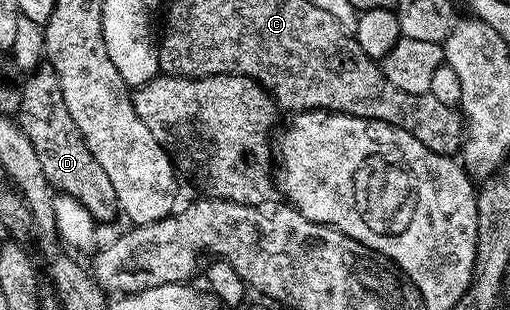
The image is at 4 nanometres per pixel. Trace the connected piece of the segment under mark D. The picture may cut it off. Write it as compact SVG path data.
M39 66L29 73L27 80L30 81L21 85L22 97L16 119L24 134L28 134L32 150L36 150L36 158L40 158L44 178L48 178L51 189L80 202L80 206L88 210L95 222L110 220L114 215L117 217L120 209L116 190L112 190L108 174L104 174L100 162L92 158L92 150L88 150L80 130L76 130L76 122L72 122L72 114L68 114L68 106L64 106L64 94L60 90L54 69Z

